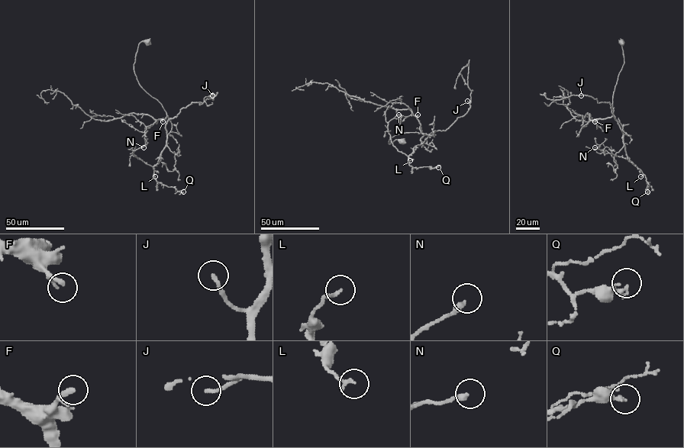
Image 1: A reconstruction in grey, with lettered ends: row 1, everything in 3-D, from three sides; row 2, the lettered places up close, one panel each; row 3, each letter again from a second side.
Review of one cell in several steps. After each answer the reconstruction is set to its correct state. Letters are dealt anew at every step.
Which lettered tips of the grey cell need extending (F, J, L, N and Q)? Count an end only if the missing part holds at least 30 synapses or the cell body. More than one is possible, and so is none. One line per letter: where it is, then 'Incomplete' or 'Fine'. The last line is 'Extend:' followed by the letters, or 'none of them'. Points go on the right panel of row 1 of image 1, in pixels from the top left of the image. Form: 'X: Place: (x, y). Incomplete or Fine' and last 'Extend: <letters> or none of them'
F: Place: (595, 121). Fine
J: Place: (581, 95). Fine
L: Place: (640, 176). Fine
N: Place: (595, 147). Fine
Q: Place: (647, 191). Fine
Extend: none of them

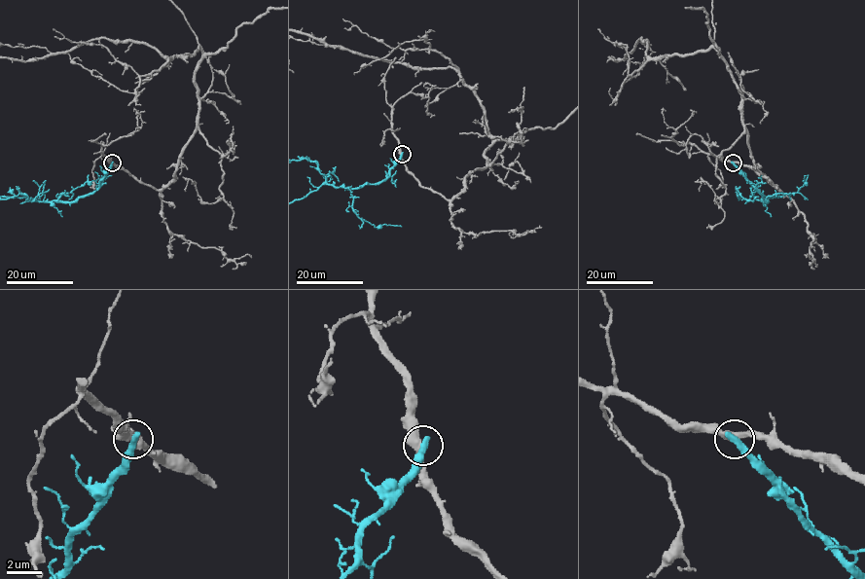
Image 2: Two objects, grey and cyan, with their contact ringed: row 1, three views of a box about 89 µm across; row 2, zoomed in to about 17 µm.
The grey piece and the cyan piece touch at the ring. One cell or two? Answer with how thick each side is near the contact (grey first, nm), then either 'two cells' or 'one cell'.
420/460 nm | two cells

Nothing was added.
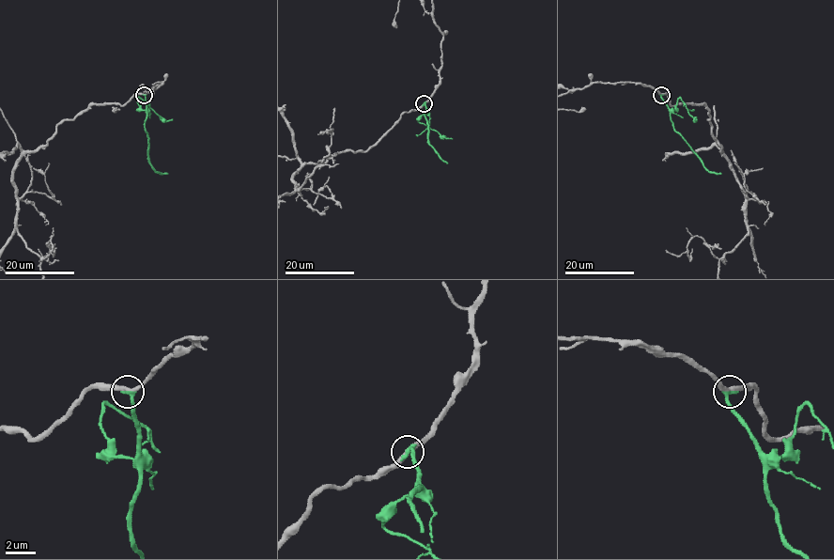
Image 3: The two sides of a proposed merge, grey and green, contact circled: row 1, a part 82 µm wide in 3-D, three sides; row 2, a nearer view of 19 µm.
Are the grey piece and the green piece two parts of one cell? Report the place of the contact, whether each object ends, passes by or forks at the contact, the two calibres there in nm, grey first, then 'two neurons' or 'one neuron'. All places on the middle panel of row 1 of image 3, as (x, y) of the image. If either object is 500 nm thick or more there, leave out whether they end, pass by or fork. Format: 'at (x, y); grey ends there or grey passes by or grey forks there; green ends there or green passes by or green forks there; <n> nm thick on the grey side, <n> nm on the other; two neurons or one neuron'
at (424, 103); grey passes by; green ends there; 320 nm thick on the grey side, 360 nm on the other; one neuron

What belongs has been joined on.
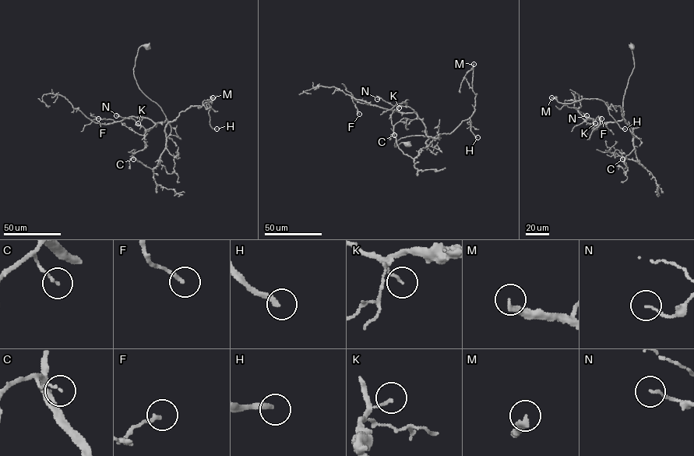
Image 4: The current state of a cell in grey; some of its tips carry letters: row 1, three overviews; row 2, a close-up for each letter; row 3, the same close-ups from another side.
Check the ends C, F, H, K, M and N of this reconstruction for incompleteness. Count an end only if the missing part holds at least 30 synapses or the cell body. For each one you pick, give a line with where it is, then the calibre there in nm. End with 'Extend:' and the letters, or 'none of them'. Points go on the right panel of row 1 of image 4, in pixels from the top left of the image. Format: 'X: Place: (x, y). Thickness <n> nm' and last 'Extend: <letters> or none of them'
H: Place: (625, 129). Thickness 260 nm
M: Place: (551, 97). Thickness 300 nm
Extend: H, M

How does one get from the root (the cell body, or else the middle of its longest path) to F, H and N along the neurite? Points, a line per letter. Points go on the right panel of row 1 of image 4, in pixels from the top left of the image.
F: (632, 45), (634, 67), (624, 95), (623, 118), (601, 123), (598, 116), (590, 124), (584, 120), (601, 118)
H: (632, 45), (634, 67), (623, 98), (625, 121), (619, 106), (605, 103), (609, 114), (625, 129)
N: (632, 45), (630, 46), (634, 67), (624, 95), (623, 118), (601, 123), (594, 129), (593, 118), (586, 115)

